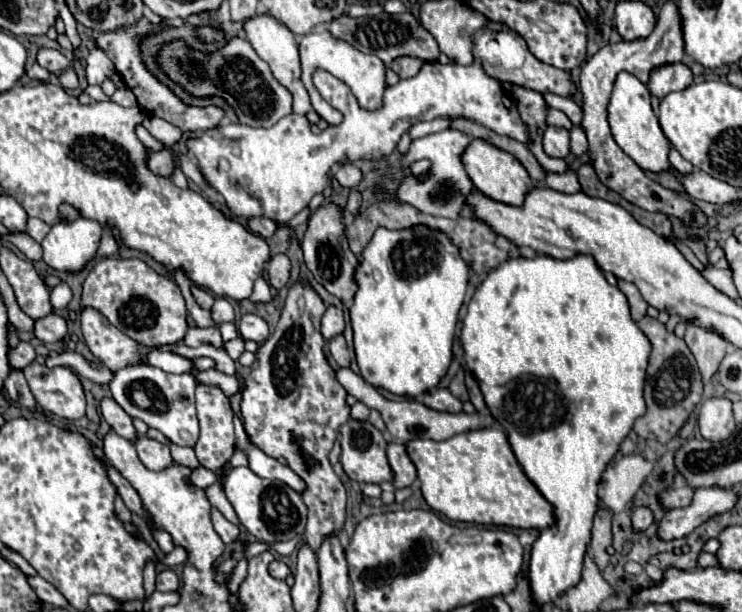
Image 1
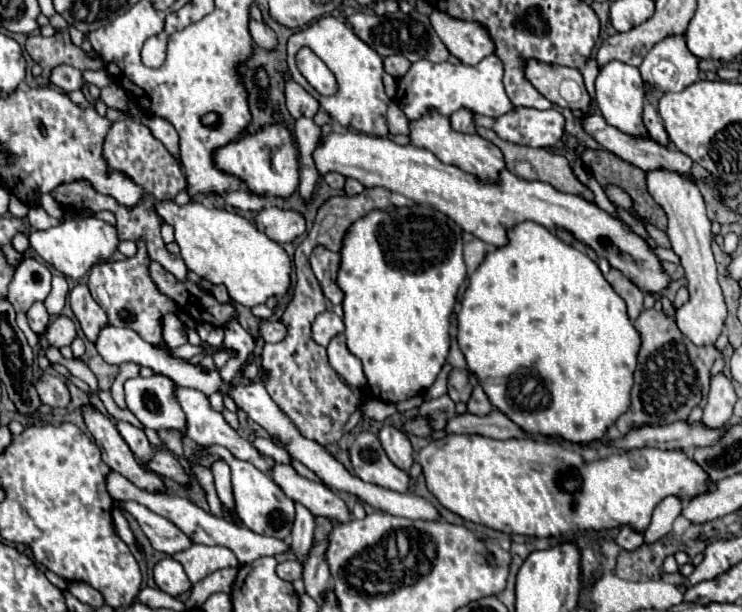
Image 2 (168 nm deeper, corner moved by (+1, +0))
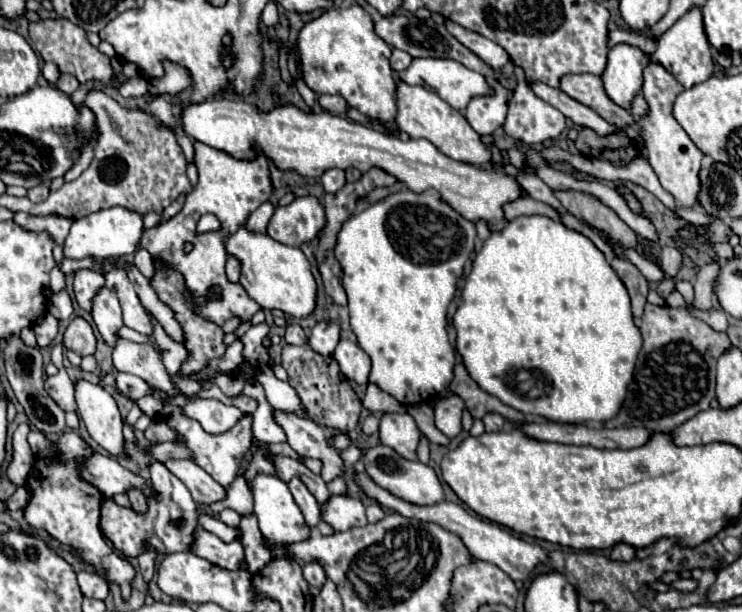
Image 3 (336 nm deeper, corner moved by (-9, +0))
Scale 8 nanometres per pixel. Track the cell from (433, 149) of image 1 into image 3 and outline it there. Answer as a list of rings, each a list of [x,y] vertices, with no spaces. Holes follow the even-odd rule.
[[[488,78],[490,86],[494,88],[494,96],[480,96],[472,98],[466,108],[466,120],[478,134],[492,134],[496,128],[502,126],[508,108],[508,90],[504,90],[498,82]]]

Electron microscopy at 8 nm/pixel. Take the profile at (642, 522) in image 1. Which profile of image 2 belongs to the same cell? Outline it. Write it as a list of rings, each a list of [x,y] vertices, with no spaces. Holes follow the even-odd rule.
[[[628,526],[620,528],[620,532],[618,532],[618,536],[616,536],[616,544],[618,544],[620,548],[628,550],[628,552],[636,550],[638,546],[642,546],[642,542],[644,542],[642,534],[640,534],[640,532],[634,532],[634,530],[628,528]]]

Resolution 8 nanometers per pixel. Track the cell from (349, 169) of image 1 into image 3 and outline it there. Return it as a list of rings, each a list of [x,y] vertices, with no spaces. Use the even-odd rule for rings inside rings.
[[[332,168],[332,170],[326,170],[322,174],[322,186],[326,192],[338,192],[342,190],[346,184],[346,178],[344,178],[344,170],[338,170],[338,168]]]

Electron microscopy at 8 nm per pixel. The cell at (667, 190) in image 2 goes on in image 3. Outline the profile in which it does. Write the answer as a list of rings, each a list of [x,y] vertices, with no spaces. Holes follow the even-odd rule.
[[[648,64],[644,68],[644,86],[642,94],[650,106],[650,114],[642,120],[638,120],[638,126],[642,130],[642,138],[646,142],[646,156],[656,172],[662,188],[674,196],[674,200],[680,202],[682,208],[698,208],[698,196],[700,196],[700,162],[702,162],[702,152],[694,146],[694,142],[688,138],[688,134],[682,130],[682,126],[676,122],[672,116],[672,104],[674,98],[682,92],[684,88],[664,70],[664,66]]]

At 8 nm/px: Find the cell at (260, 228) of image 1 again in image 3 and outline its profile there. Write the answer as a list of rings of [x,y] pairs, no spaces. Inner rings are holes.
[[[296,198],[292,204],[276,208],[268,224],[268,236],[290,246],[310,242],[324,228],[324,210],[316,198]]]

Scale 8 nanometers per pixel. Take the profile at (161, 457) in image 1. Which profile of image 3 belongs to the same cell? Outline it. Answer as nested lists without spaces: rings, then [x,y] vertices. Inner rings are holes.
[[[166,460],[164,464],[174,476],[178,476],[184,482],[184,486],[190,490],[196,504],[212,504],[226,496],[226,490],[216,480],[212,480],[212,476],[204,472],[196,462]]]

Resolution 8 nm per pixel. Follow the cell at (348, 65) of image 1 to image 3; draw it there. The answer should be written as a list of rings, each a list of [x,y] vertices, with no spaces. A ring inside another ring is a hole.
[[[360,6],[326,10],[298,34],[302,78],[316,94],[340,94],[348,106],[384,124],[396,122],[396,82],[390,68],[392,48],[374,32],[372,18]]]

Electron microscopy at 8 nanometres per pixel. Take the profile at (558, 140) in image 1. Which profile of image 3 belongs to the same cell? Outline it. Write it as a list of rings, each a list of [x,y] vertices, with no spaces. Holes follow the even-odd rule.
[[[516,68],[516,72],[518,72],[518,86],[516,86],[516,90],[514,90],[514,94],[512,94],[510,102],[508,102],[508,116],[506,116],[504,124],[502,124],[504,132],[506,132],[508,136],[512,136],[514,140],[526,144],[526,146],[534,146],[534,144],[542,144],[542,142],[546,142],[546,140],[558,138],[560,132],[566,128],[566,118],[564,118],[564,114],[562,114],[560,110],[556,110],[552,104],[548,104],[548,102],[544,102],[542,98],[538,98],[538,96],[526,86],[524,74],[522,74],[520,68]]]

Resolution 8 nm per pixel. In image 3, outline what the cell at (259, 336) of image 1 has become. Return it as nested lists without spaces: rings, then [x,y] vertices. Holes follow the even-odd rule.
[[[288,324],[288,326],[286,326],[284,340],[286,340],[288,344],[304,344],[304,342],[306,342],[306,334],[304,334],[302,326],[298,326],[298,324]]]

